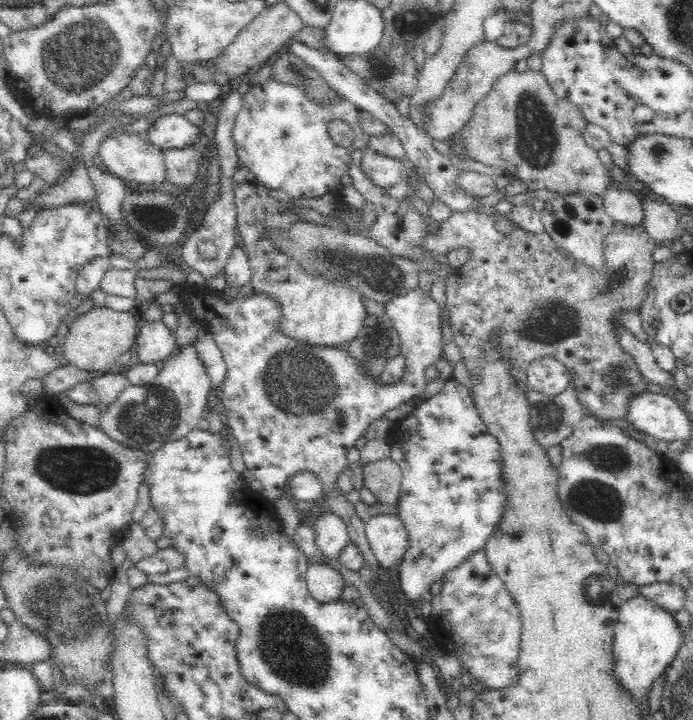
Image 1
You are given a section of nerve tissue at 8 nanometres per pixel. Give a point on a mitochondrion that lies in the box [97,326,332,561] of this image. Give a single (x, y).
(155, 415)

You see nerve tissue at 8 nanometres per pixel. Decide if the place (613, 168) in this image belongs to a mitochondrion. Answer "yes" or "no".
no

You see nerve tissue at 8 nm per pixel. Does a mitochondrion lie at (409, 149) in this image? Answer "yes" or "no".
no

